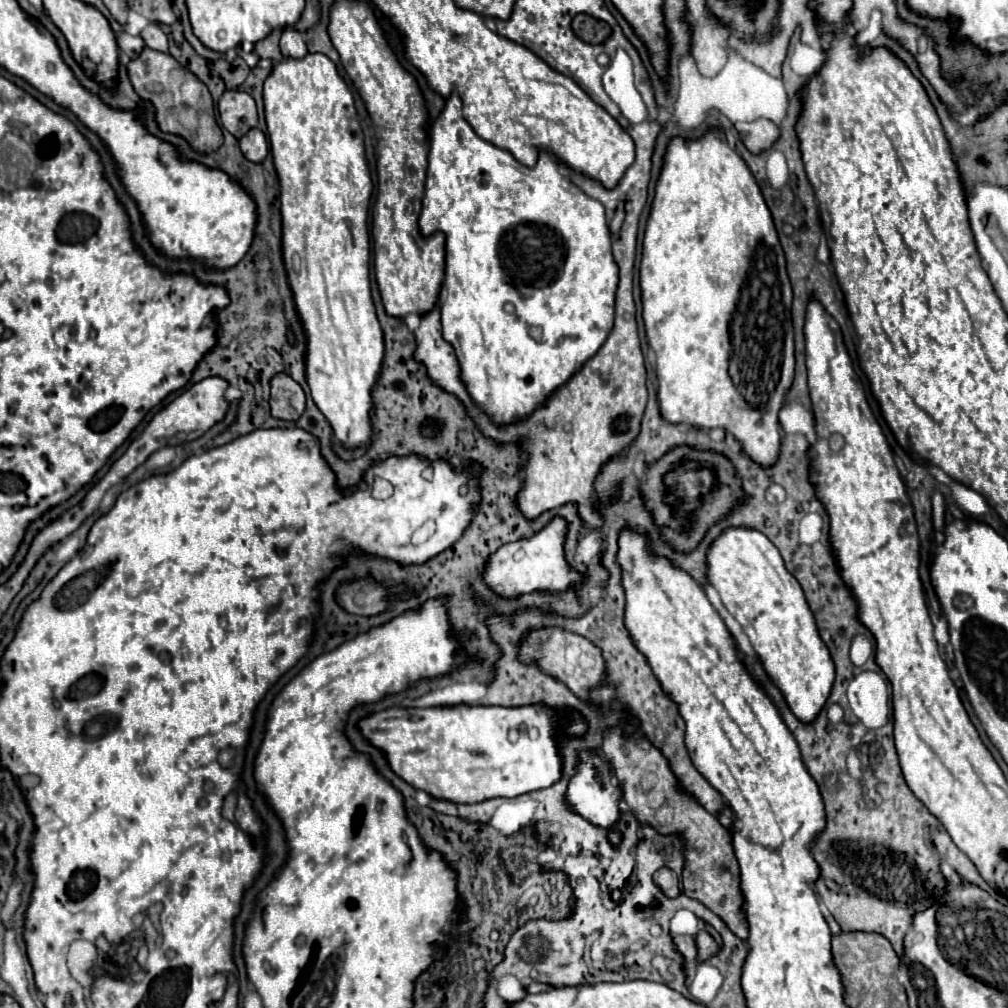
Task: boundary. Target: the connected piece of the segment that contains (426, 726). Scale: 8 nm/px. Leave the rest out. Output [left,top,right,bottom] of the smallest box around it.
[359,705,561,803]

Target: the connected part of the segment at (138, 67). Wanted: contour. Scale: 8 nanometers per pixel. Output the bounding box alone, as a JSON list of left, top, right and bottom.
[127,47,223,153]

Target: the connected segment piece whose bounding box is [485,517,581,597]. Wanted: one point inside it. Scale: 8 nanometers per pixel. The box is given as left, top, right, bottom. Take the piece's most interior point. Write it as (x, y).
(538, 564)

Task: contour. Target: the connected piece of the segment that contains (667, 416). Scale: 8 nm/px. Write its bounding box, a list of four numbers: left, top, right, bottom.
[641,127,795,467]

